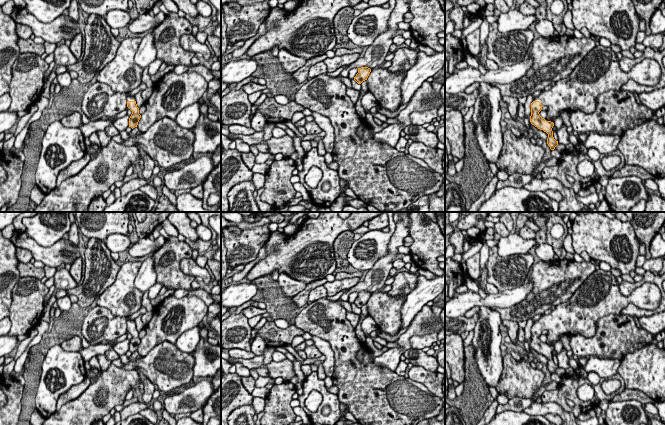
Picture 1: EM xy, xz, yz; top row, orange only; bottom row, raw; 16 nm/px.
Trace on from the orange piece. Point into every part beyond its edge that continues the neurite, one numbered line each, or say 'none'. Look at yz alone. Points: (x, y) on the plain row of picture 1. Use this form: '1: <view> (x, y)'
1: yz (599, 295)

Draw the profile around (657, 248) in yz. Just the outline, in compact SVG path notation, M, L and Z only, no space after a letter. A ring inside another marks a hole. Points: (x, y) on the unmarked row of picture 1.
M660 233L656 234L650 245L651 258L661 258L665 256L665 240Z

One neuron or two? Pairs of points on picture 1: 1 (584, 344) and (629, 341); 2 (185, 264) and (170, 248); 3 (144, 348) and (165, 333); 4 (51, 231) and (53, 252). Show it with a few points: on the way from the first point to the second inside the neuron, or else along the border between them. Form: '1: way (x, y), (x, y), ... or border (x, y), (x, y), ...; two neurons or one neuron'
1: way (595, 344), (618, 341); one neuron
2: border (184, 257), (180, 262), (180, 269), (195, 277); two neurons
3: way (149, 343), (160, 333); one neuron
4: border (30, 236), (43, 246), (51, 246), (63, 238); two neurons

